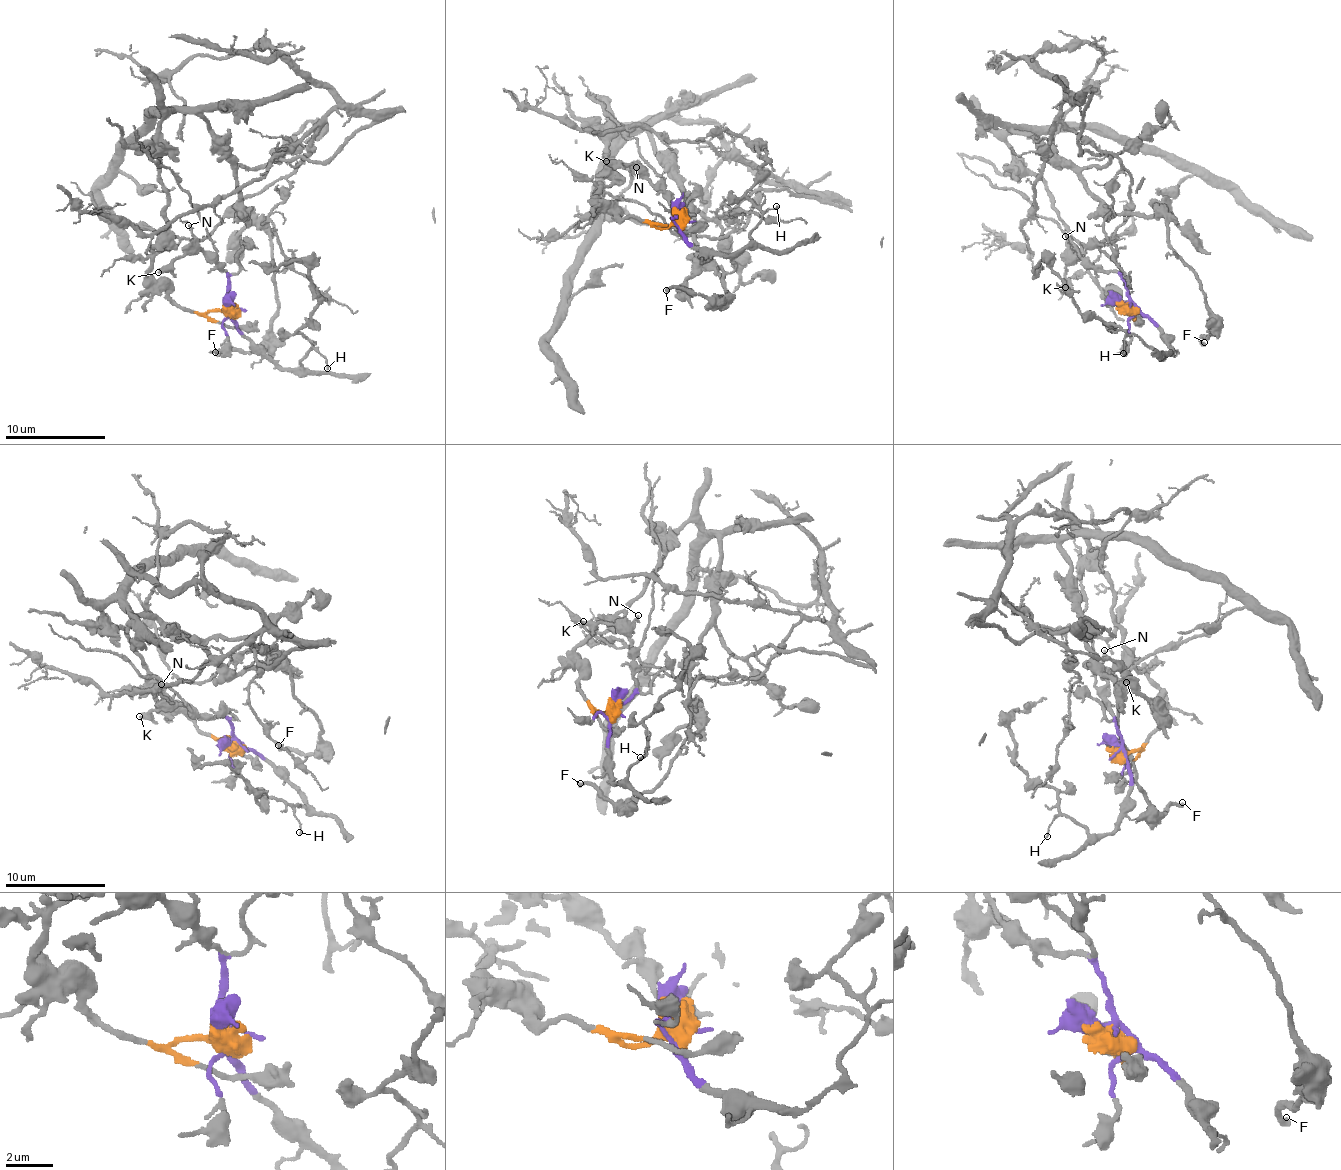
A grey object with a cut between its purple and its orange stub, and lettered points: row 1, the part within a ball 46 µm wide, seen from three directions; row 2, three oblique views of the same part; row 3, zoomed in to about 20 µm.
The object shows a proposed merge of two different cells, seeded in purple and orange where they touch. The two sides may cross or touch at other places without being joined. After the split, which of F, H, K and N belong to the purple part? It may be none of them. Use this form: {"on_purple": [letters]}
{"on_purple": ["H", "K", "N"]}

